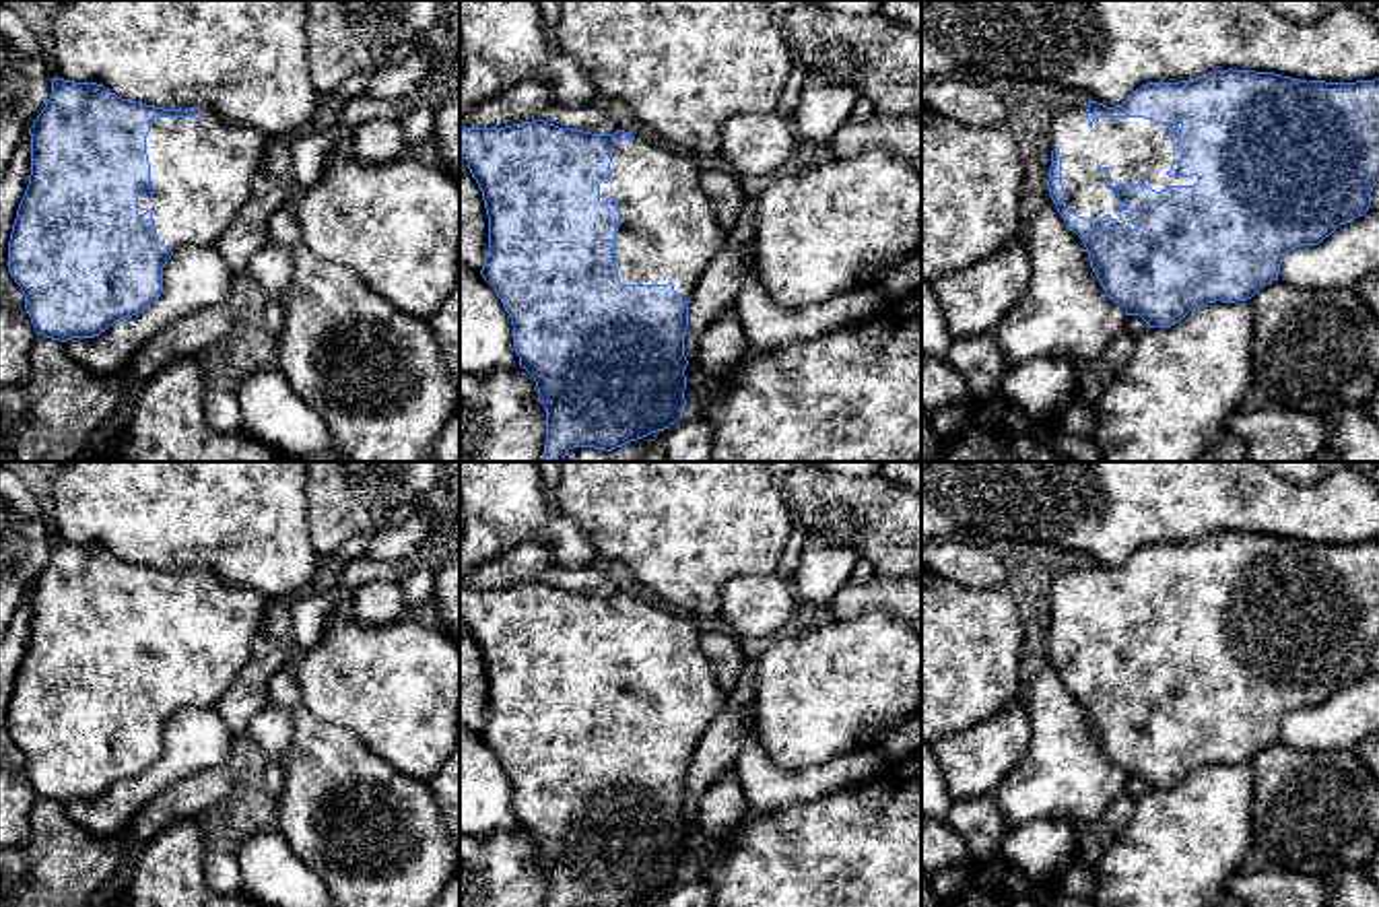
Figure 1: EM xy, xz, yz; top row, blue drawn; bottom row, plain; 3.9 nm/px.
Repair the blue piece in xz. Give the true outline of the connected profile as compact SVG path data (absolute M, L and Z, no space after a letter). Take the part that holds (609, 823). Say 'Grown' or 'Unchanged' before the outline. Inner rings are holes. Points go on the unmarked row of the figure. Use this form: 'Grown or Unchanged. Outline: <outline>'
Grown. Outline: M540 579L505 590L460 587L460 616L489 678L480 736L511 779L519 829L536 843L546 872L544 907L627 907L674 886L686 868L688 765L728 699L699 647L701 631L693 618L625 592L592 596Z

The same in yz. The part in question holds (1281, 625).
Grown. Outline: M1216 532L1196 542L1142 546L1115 569L1097 563L1072 567L1053 581L1049 598L1049 658L1068 691L1082 701L1090 730L1105 757L1119 765L1125 771L1125 777L1140 777L1148 790L1171 790L1200 767L1251 761L1259 750L1278 740L1282 719L1290 711L1317 707L1340 686L1346 686L1369 672L1371 653L1379 643L1379 540L1356 544L1307 544L1274 534Z

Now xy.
Grown. Outline: M54 540L29 596L31 637L8 703L8 734L25 757L35 794L60 804L95 800L155 765L167 721L188 707L218 703L249 660L268 614L266 596L229 585L206 569L163 571L122 561L97 544L64 540Z

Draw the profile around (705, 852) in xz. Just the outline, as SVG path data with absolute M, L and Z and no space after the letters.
M736 829L713 839L703 841L697 839L695 849L691 853L688 872L695 874L697 878L707 880L709 866L726 851L734 835Z

